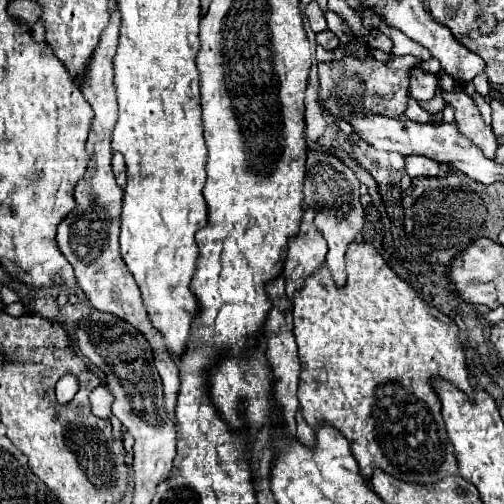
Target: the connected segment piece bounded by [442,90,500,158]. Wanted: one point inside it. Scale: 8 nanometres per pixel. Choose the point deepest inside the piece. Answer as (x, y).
(470, 123)

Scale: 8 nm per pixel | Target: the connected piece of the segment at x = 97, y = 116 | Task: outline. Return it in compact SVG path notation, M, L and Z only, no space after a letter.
M112 14L110 24L106 28L108 34L104 34L100 38L98 50L94 50L94 58L90 60L90 70L80 84L88 104L94 110L94 120L92 120L92 128L90 128L88 144L86 144L86 150L90 154L90 164L88 164L84 178L76 184L76 190L74 190L76 208L60 222L56 242L58 242L58 248L62 250L62 254L66 256L66 260L72 264L74 274L76 274L76 282L86 292L90 304L96 310L110 312L114 316L124 318L136 330L140 330L144 334L144 338L148 340L148 344L154 352L154 366L156 366L156 370L162 378L162 386L164 386L166 414L174 420L176 418L174 416L176 398L178 398L178 390L180 390L180 370L178 370L174 358L170 356L170 352L166 350L166 346L162 346L162 336L158 334L158 330L154 330L154 326L150 326L146 308L140 298L138 284L134 282L132 274L128 272L128 268L120 256L120 248L118 248L122 188L116 184L112 168L110 168L110 160L112 160L110 136L112 136L114 122L118 118L116 94L114 94L114 84L112 84L112 78L114 78L112 58L114 58L114 52L118 46L118 28L120 28L120 18L118 18L118 14Z

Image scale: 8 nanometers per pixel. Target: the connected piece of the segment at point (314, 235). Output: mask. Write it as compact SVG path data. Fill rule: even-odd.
M306 208L300 230L288 242L288 254L284 262L284 278L286 278L286 292L292 298L292 292L302 286L306 274L312 274L326 258L328 246L322 238L322 232L314 224L314 210Z

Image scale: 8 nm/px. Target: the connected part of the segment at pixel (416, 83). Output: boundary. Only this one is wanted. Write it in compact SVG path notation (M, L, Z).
M420 68L412 70L412 76L410 76L410 94L422 102L428 102L432 96L434 96L434 90L436 90L436 84L438 84L438 78L432 76L432 74L426 74L422 72Z

